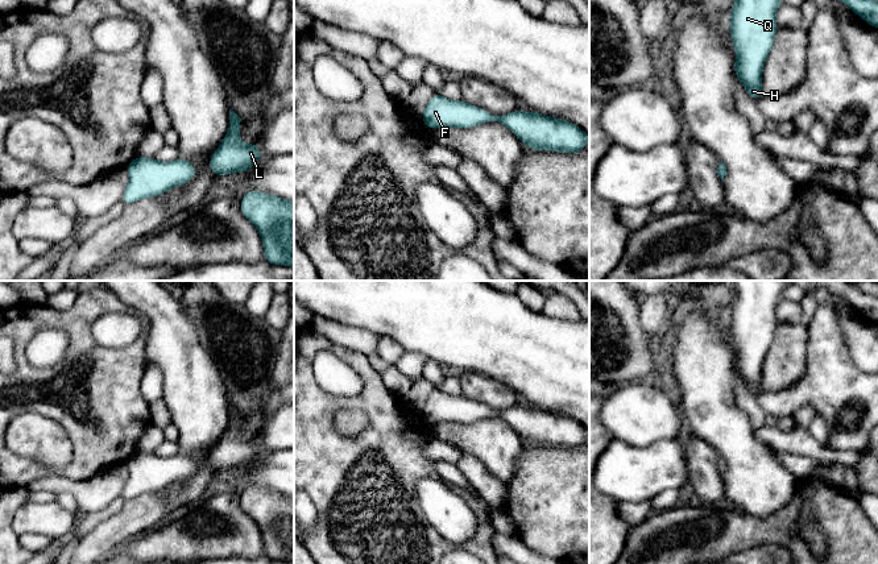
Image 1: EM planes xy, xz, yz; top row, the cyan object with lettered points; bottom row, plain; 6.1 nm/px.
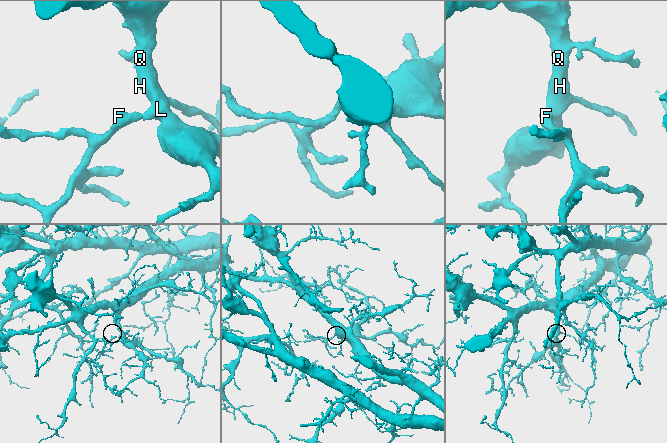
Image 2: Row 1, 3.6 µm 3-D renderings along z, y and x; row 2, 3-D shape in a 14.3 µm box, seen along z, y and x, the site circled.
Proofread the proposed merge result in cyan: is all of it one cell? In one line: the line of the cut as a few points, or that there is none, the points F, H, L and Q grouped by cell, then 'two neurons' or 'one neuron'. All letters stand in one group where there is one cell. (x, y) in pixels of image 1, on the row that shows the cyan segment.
cut none; groups F H L Q; one neuron

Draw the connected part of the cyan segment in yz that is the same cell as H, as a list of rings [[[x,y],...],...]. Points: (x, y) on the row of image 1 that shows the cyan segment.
[[[736,0],[730,7],[730,38],[736,51],[733,71],[745,87],[747,95],[758,101],[762,99],[762,70],[774,46],[778,30],[776,11],[782,0]]]

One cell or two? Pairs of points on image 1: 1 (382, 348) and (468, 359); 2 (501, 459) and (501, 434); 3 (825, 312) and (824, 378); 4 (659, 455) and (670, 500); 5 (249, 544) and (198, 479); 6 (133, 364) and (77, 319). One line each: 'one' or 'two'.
1: two
2: one
3: one
4: two
5: two
6: one

